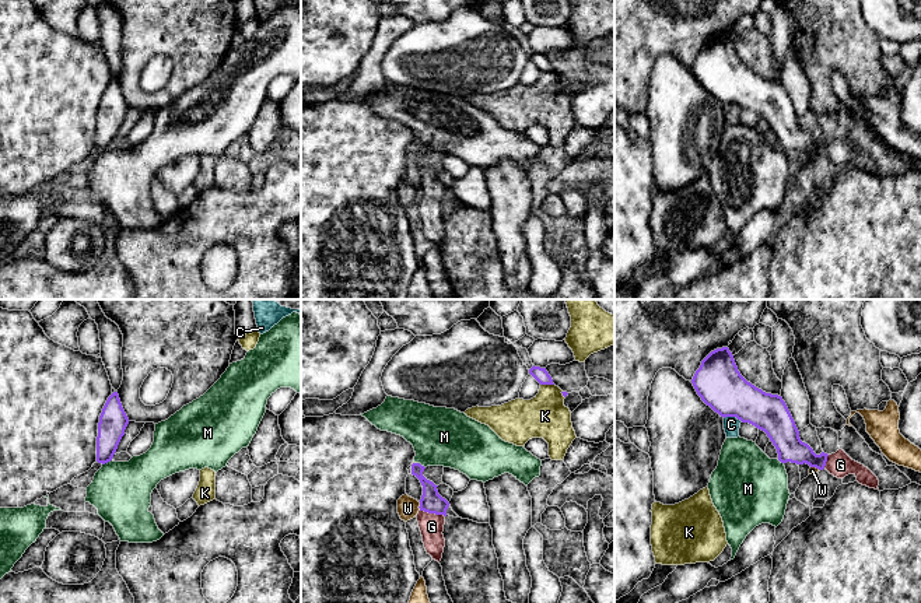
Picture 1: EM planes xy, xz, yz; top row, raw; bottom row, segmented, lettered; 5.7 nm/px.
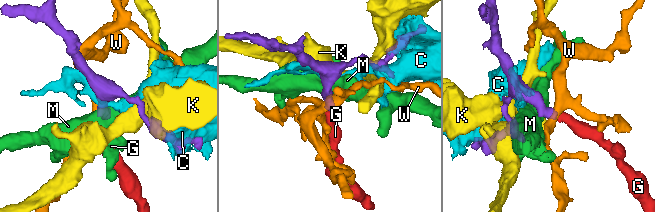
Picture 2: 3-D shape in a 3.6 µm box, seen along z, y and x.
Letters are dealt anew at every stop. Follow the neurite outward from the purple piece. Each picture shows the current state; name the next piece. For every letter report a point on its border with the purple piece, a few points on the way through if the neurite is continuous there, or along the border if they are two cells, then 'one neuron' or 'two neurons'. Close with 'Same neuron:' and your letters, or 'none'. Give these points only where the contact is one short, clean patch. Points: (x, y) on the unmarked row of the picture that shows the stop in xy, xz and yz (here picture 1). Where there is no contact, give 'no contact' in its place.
C: meets purple in yz at (734, 102); two neurons
G: meets purple in xz at (433, 199); runs through xz (431, 188), (433, 199), (431, 213); one neuron
K: meets purple in xz at (547, 70); border along xz (540, 70), (553, 72); two neurons
M: meets purple in xz at (419, 150); border along xz (415, 149), (424, 154); two neurons
W: meets purple in xz at (419, 193); border along xz (420, 189), (419, 196); two neurons
Same neuron: G

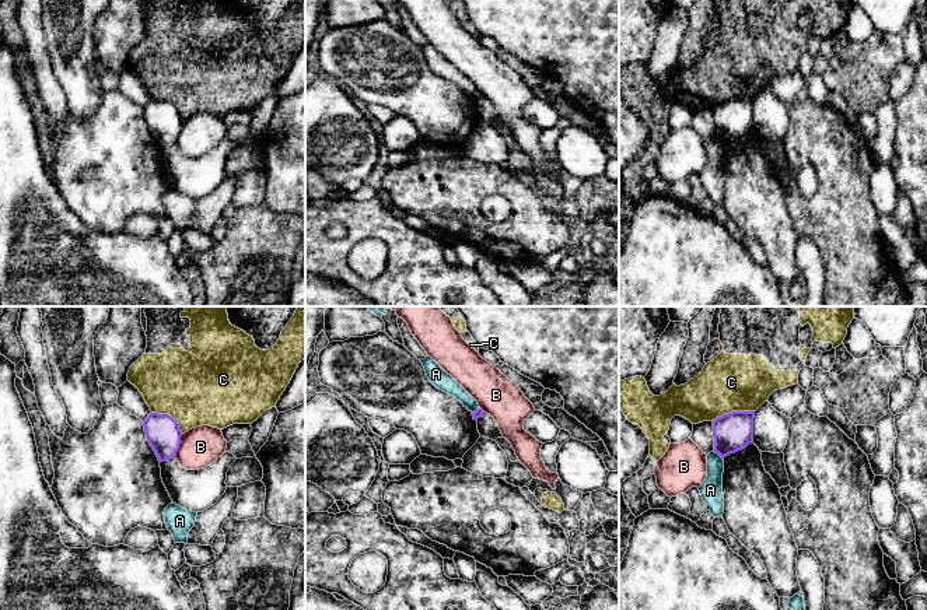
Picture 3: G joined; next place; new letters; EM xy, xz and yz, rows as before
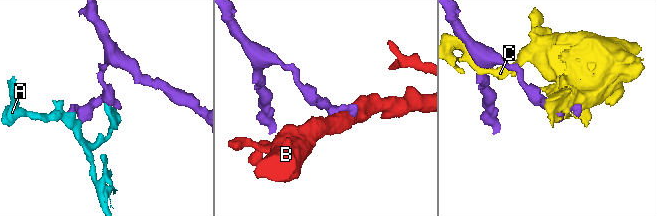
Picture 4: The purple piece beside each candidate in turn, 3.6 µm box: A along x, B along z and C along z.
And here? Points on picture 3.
A: meets purple in yz at (719, 140); border along yz (713, 137), (723, 144); two neurons
B: meets purple in xy at (179, 130); two neurons
C: meets purple in yz at (733, 98); two neurons
Same neuron: none

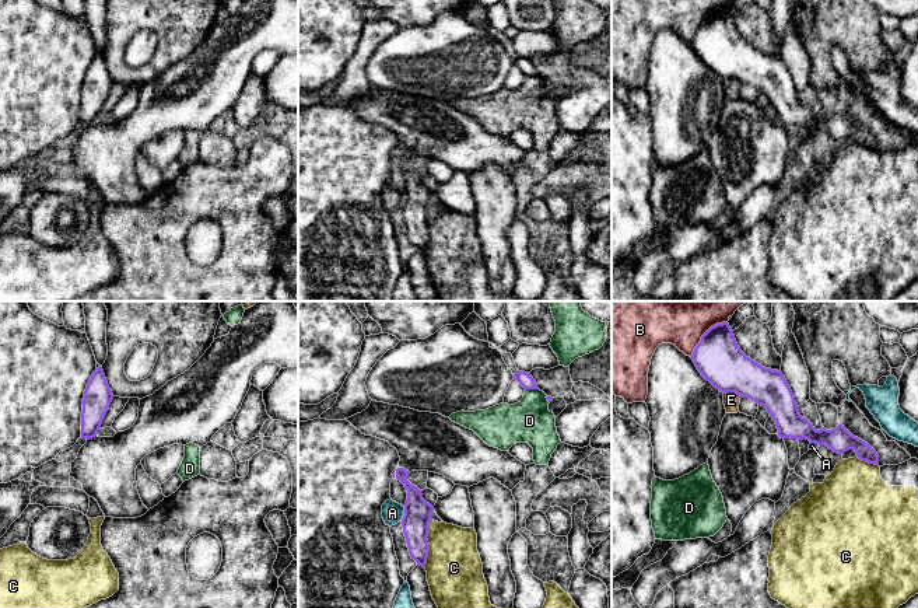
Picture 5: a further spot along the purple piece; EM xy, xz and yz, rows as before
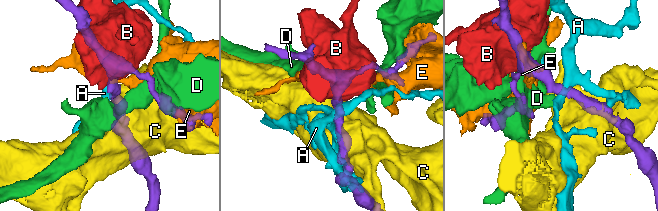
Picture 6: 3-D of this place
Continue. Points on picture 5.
A: meets purple in xz at (403, 198); two neurons
B: meets purple in yz at (704, 20); two neurons
C: meets purple in xz at (428, 230); two neurons
D: meets purple in xz at (532, 74); border along xz (525, 74), (538, 76); two neurons
E: meets purple in yz at (733, 77); two neurons
Same neuron: none

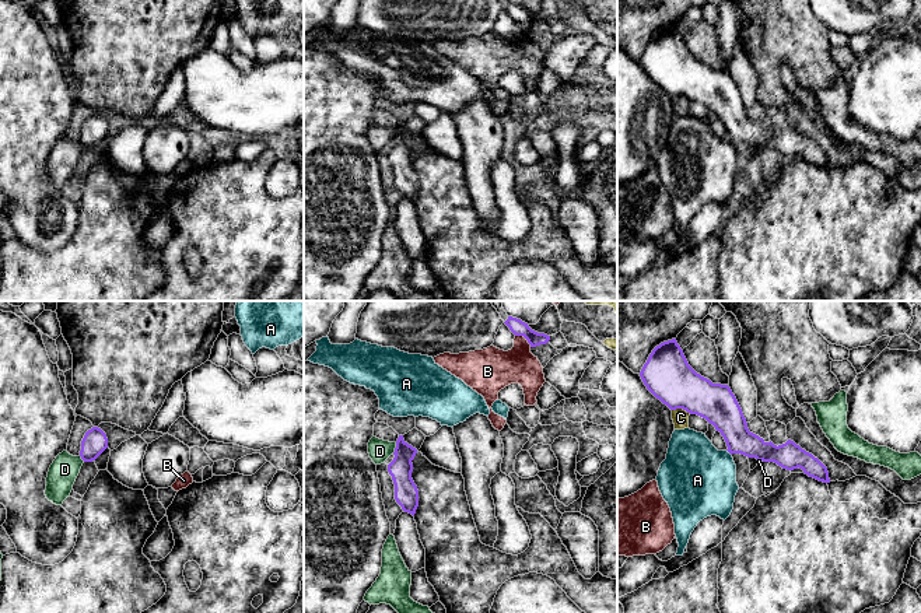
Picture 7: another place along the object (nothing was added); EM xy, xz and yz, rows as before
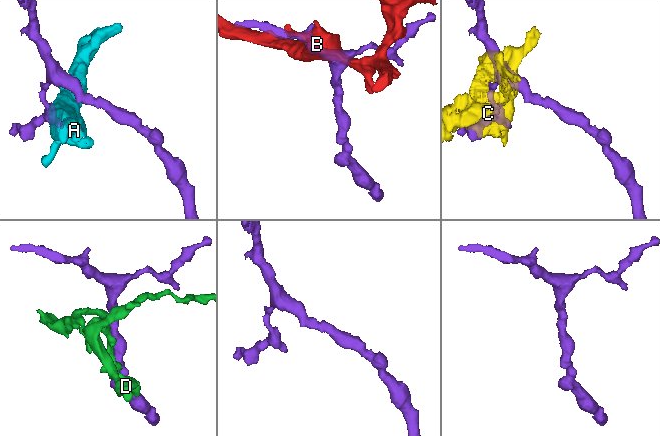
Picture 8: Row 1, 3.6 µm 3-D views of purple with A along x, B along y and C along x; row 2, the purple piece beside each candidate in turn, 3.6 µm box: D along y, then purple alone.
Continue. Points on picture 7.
A: meets purple in yz at (728, 137); two neurons
B: meets purple in xz at (524, 23); border along xz (515, 21), (521, 21), (531, 32); two neurons
C: meets purple in yz at (682, 94); two neurons
D: meets purple in xz at (395, 135); two neurons
Same neuron: none

